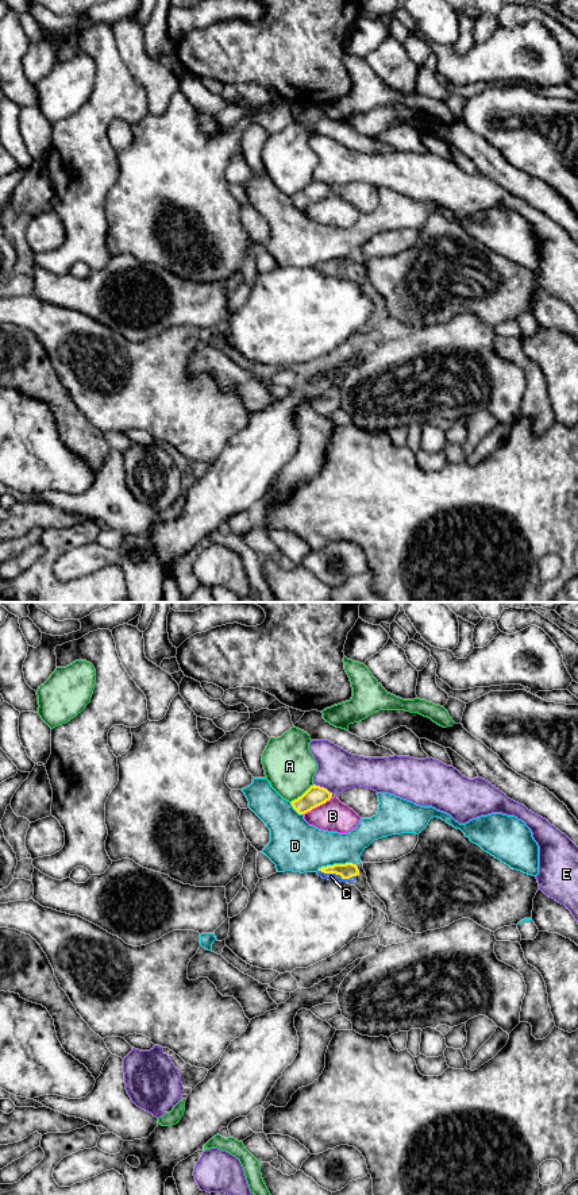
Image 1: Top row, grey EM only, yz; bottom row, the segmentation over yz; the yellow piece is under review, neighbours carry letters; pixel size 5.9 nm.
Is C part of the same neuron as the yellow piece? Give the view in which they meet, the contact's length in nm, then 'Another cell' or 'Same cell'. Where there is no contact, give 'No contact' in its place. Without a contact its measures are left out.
Touches yellow in yz. Shared border 220 nm. Same cell

